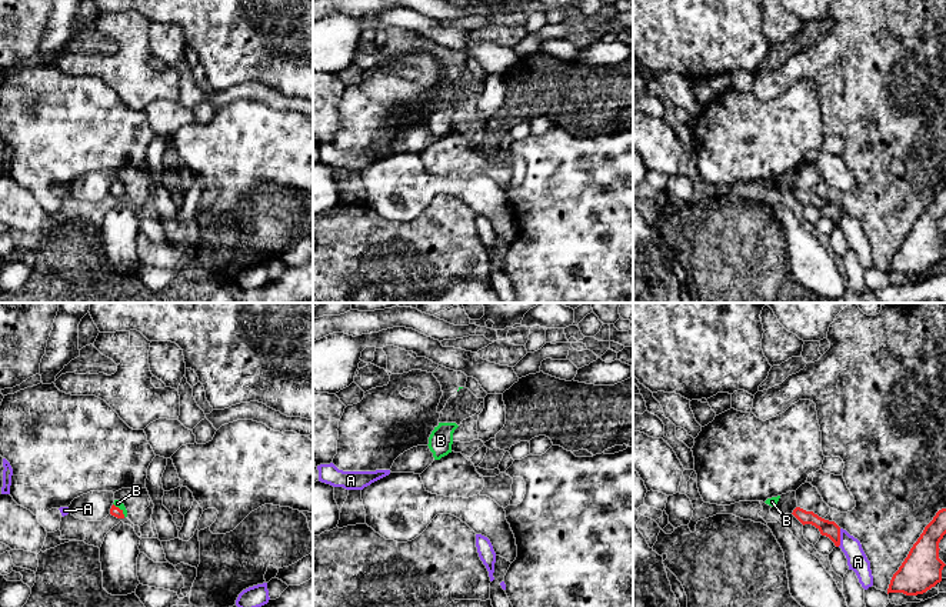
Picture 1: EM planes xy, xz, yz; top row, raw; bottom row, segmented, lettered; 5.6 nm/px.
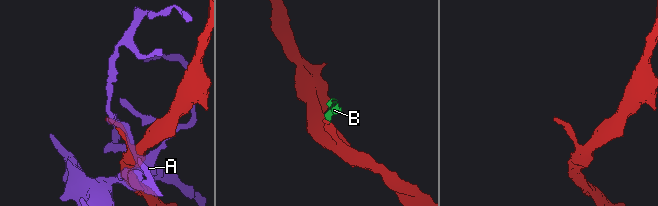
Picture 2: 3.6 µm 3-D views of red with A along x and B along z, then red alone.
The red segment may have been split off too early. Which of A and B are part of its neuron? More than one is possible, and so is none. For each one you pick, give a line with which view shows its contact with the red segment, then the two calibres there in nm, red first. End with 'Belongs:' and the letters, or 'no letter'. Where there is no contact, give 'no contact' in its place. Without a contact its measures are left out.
B: contact in xy; calibres 60 and 50 nm
Belongs: B

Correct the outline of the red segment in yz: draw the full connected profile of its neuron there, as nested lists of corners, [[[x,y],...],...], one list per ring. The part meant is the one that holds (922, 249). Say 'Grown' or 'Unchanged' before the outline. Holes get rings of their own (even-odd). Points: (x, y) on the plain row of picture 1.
Unchanged. [[[942,189],[925,207],[907,237],[893,254],[887,274],[917,276],[942,261],[942,250],[946,244],[939,239],[939,223],[945,214],[946,189]]]

